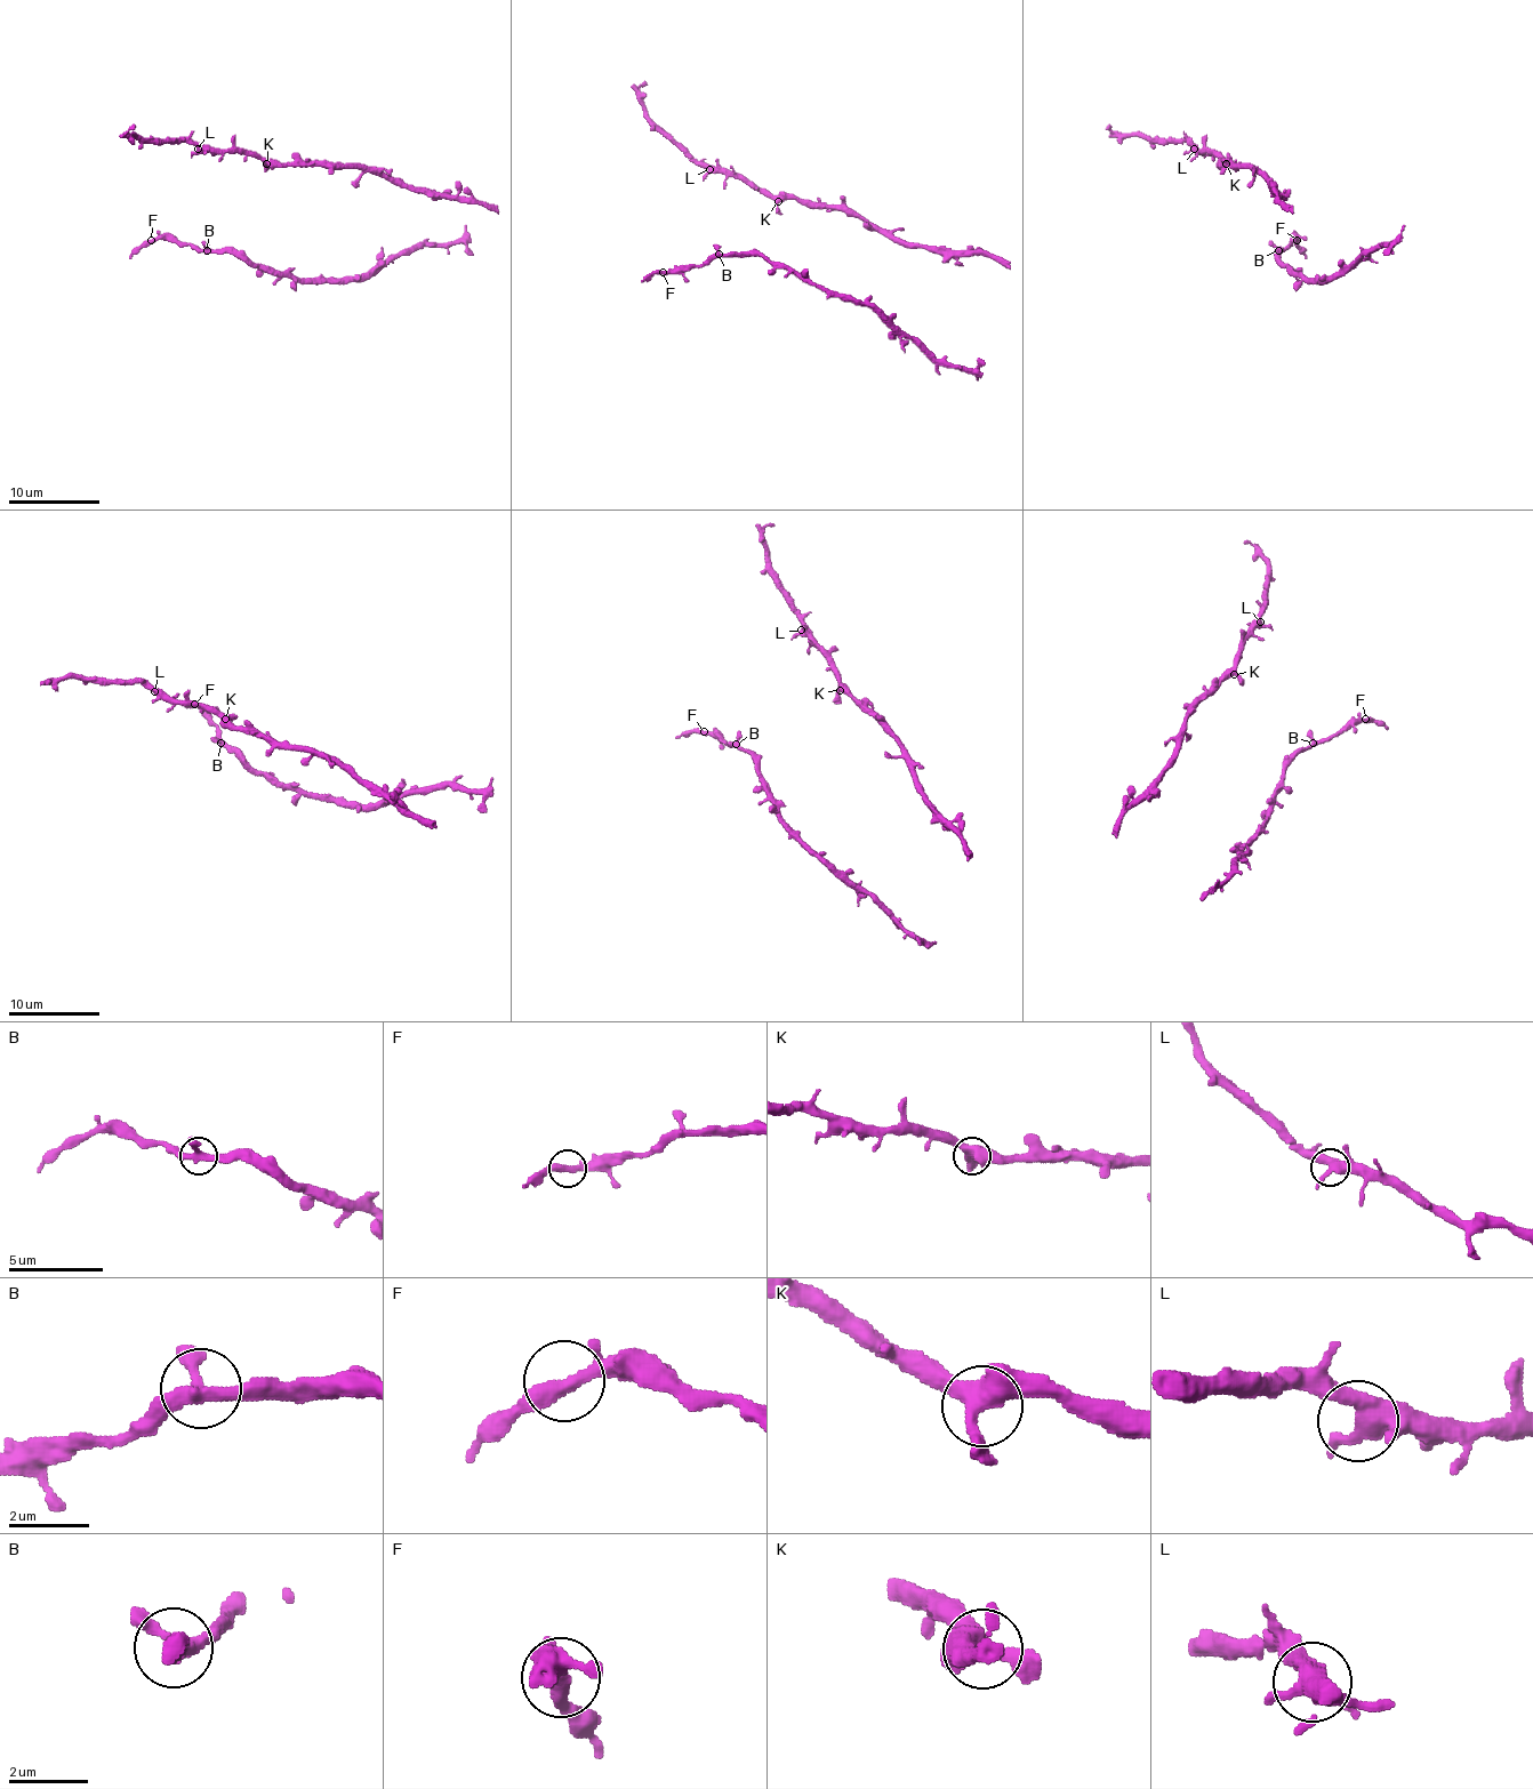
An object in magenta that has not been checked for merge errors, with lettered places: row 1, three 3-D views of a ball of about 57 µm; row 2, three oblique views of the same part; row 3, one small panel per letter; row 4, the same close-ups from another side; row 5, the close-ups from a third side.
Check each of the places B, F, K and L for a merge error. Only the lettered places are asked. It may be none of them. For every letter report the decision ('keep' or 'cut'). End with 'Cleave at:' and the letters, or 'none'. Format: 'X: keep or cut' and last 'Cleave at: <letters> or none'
B: keep
F: keep
K: keep
L: keep
Cleave at: none

